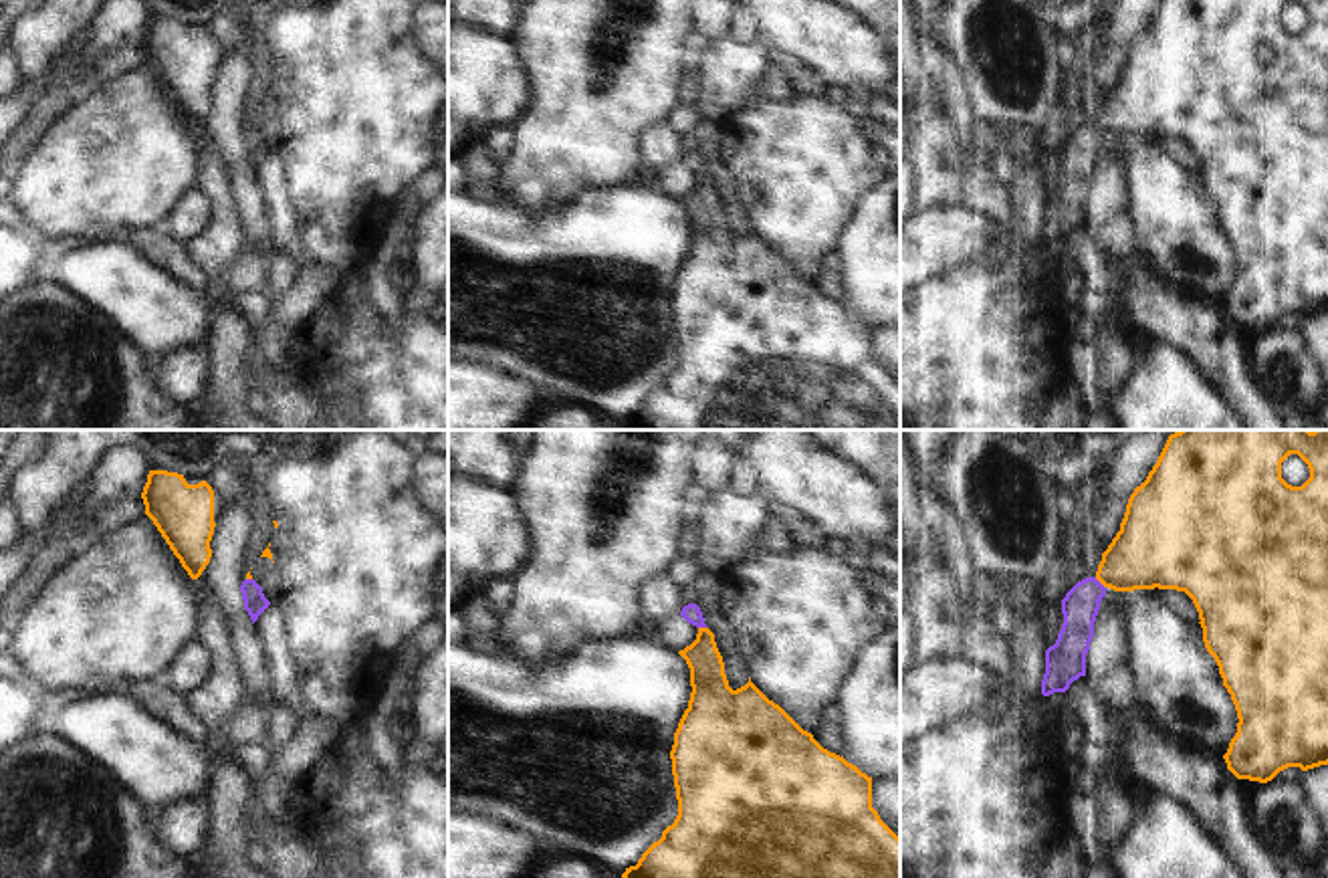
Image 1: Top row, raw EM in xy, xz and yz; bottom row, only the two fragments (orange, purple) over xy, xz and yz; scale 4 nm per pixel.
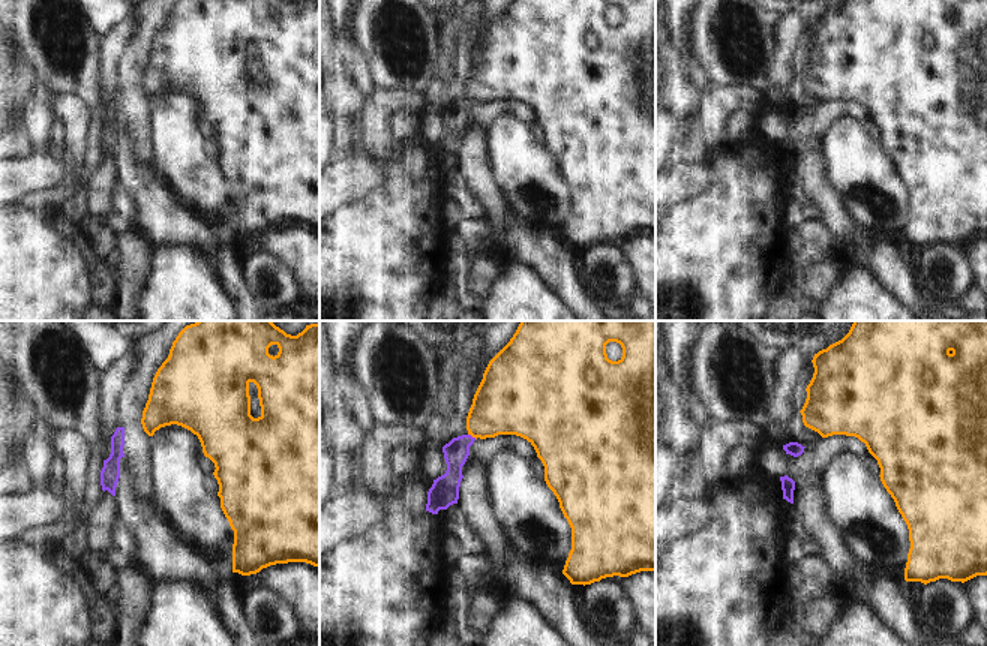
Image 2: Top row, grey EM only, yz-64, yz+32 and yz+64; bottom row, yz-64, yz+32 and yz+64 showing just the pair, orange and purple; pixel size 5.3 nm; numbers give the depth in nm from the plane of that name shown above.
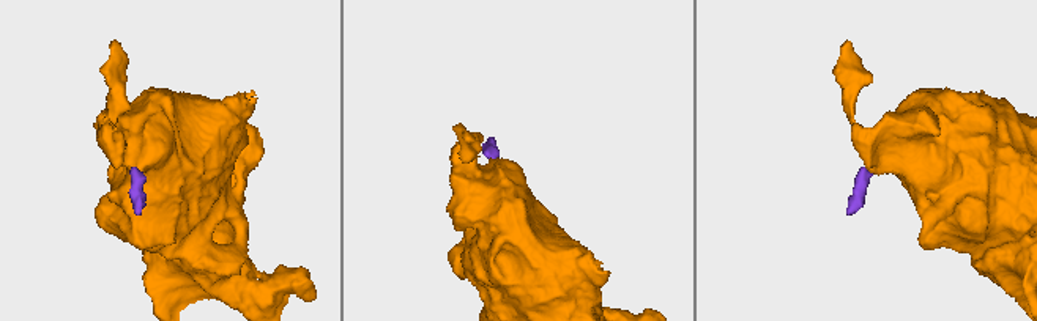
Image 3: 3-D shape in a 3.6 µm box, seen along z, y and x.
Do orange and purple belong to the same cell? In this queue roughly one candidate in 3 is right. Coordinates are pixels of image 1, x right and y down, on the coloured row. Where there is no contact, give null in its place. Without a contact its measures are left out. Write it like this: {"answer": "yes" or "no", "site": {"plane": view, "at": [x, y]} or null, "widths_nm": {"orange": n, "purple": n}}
{"answer": "no", "site": {"plane": "yz", "at": [1100, 582]}, "widths_nm": {"orange": 300, "purple": 150}}

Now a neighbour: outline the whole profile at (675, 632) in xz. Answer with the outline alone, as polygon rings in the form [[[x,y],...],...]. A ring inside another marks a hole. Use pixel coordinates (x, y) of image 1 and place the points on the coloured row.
[[[680,614],[664,618],[658,626],[648,632],[664,646],[674,652],[684,650],[696,640],[698,628],[688,624]]]

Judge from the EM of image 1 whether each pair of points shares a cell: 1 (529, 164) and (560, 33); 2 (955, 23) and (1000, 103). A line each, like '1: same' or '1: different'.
1: same
2: same

